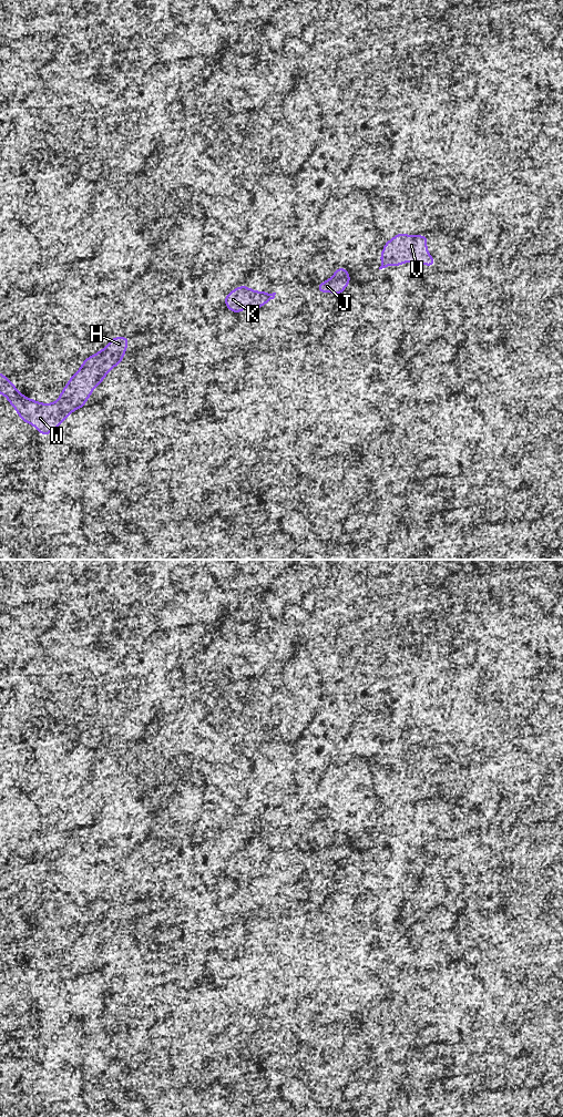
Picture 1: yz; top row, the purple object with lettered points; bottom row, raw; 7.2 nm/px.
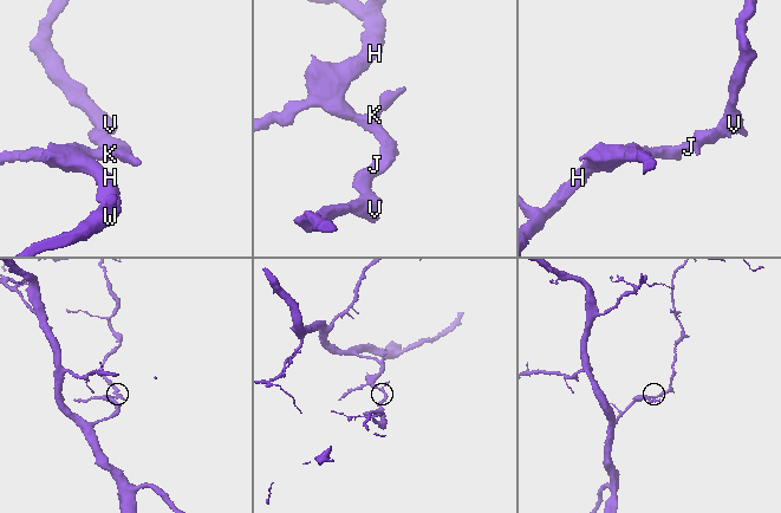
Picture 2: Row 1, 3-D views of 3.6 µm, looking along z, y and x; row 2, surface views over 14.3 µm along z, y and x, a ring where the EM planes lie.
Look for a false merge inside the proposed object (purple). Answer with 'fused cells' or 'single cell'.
single cell

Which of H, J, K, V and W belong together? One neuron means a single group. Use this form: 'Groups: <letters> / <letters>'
Groups: H J K V W

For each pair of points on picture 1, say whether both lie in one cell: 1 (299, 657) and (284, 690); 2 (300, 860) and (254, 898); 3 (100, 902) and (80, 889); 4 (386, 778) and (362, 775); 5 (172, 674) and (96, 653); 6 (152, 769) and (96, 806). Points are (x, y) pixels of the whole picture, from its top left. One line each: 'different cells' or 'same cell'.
1: same cell
2: same cell
3: different cells
4: different cells
5: different cells
6: different cells

